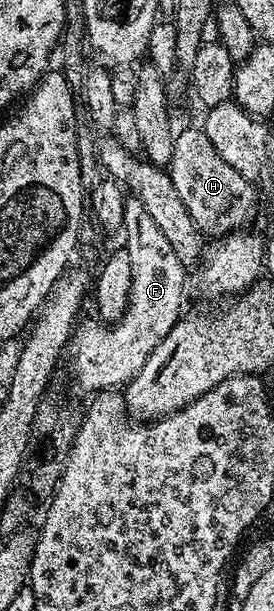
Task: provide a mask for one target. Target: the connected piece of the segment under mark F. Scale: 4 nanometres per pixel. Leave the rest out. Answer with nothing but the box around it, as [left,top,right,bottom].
[72,195,187,391]

